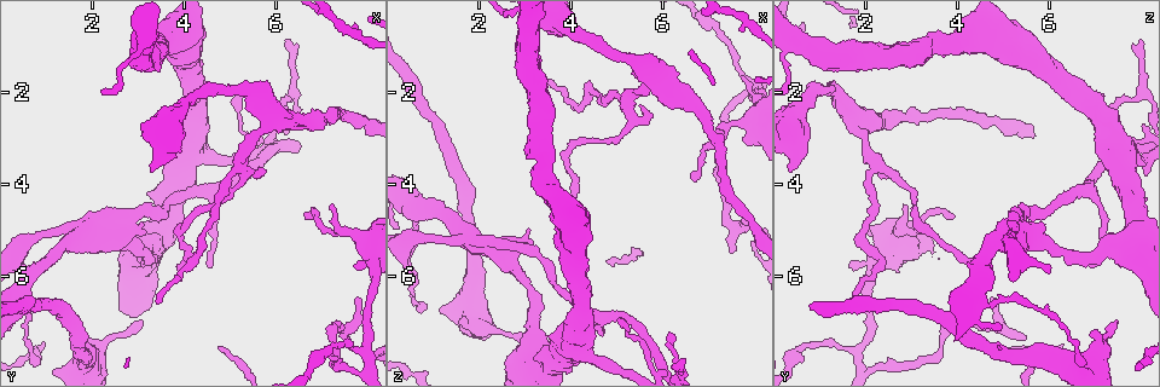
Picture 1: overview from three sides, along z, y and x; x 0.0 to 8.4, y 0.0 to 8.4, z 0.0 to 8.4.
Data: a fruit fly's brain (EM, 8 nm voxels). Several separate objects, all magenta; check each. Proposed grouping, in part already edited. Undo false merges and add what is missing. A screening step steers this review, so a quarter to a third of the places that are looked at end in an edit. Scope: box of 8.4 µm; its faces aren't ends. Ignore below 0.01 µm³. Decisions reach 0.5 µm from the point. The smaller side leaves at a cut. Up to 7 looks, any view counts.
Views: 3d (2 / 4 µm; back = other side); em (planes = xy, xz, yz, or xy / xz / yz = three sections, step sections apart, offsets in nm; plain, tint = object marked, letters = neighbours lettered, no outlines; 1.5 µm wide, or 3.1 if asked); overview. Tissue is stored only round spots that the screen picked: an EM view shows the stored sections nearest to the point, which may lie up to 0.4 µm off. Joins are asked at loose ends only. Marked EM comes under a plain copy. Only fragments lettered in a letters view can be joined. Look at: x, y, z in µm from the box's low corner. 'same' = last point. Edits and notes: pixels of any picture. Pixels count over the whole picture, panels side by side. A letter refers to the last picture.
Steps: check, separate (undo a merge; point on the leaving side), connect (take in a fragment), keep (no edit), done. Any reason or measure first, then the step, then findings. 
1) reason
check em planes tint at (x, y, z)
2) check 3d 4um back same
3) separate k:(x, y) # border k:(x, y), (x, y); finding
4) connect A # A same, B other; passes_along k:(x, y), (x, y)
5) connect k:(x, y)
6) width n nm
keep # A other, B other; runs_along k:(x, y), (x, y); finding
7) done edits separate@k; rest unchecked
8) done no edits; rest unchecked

calibre changes
check em xz step 4 letters at (3.25, 5.60, 6.75)

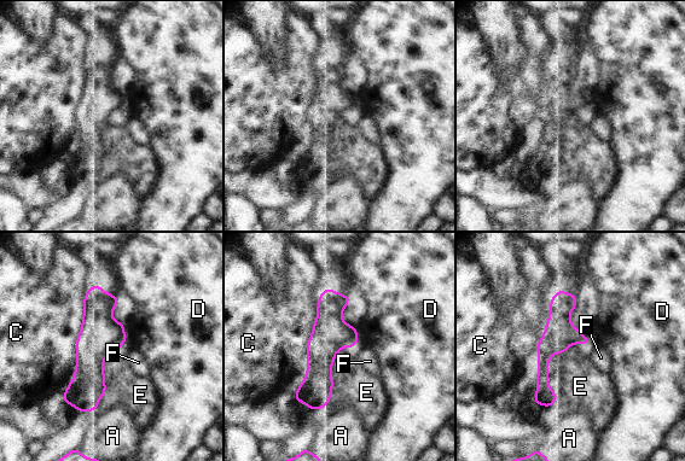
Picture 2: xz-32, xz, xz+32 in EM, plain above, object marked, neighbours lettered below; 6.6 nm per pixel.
keep # A other, C other, D other, E other, F other; runs_along 2:(97, 287), (97, 339), (80, 408); one cell here

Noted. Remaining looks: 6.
three arms meet
check em planes letters at (5.50, 3.75, 2.30)

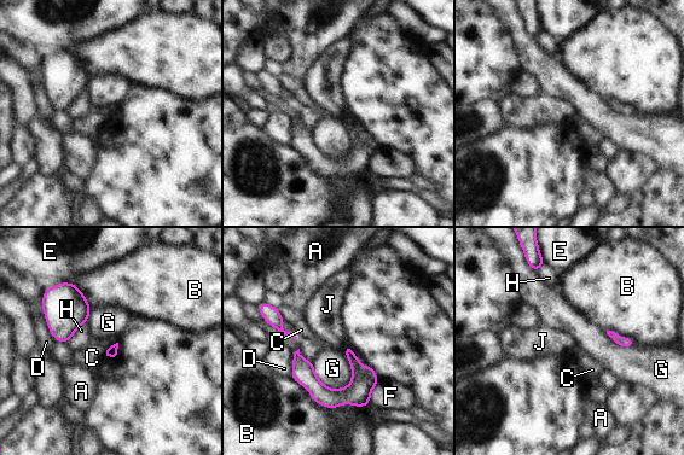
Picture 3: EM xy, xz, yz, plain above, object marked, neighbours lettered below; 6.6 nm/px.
longest_contact B 360 nm
keep # A other, B other, C other, D other, E other, F other, G other, H other, J other; no lettered fragment goes on from it

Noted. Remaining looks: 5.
branch stops here
check em planes tint at (7.75, 5.75, 1.65)

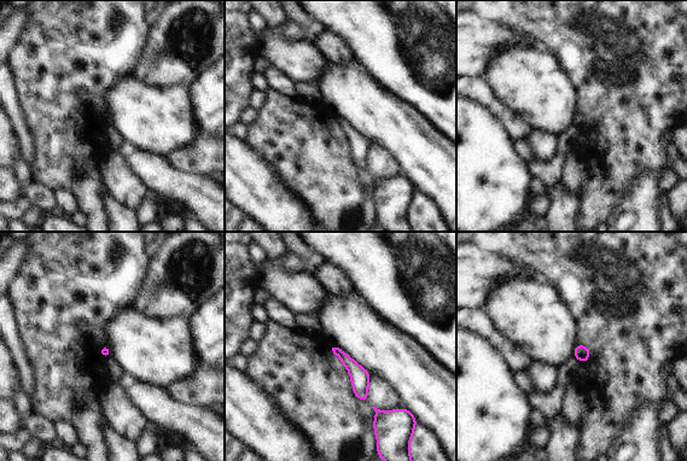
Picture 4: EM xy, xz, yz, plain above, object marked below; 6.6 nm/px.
check em planes letters same

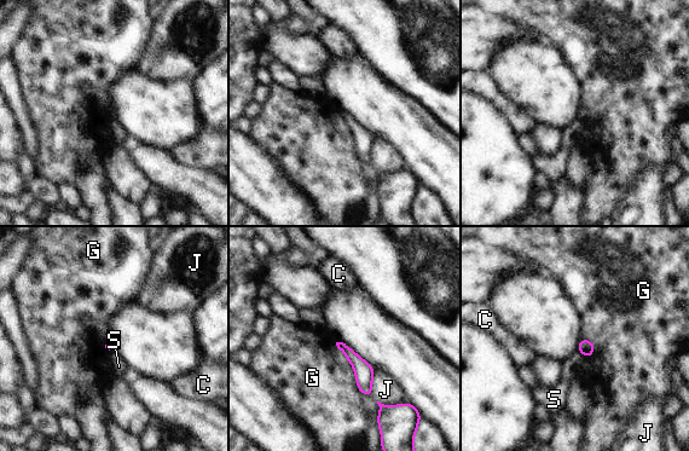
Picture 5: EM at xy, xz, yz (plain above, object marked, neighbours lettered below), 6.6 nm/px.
keep # C other, G other, J other, S other; border 5:(335, 342), (363, 395); none of them fits

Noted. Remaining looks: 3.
done no edits; rest unchecked

